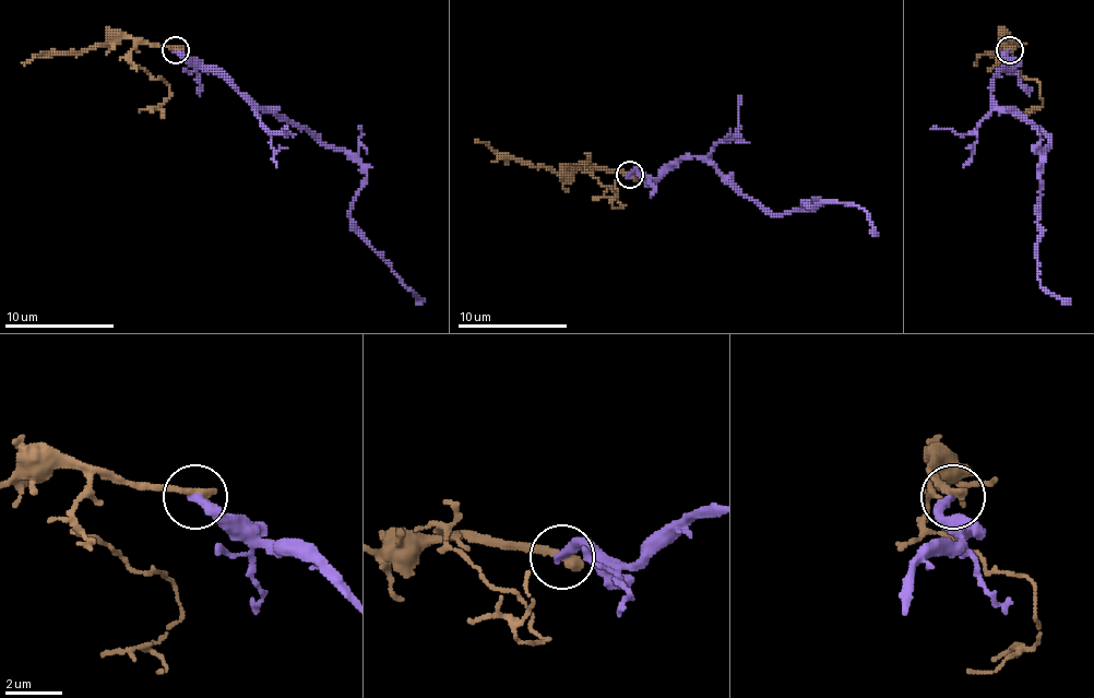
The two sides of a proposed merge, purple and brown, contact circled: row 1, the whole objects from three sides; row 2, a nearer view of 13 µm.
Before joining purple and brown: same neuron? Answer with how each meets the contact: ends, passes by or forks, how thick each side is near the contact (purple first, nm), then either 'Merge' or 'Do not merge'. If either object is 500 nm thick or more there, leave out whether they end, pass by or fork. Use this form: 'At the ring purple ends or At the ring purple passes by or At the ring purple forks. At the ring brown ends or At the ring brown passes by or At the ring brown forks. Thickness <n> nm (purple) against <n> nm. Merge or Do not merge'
At the ring purple ends. At the ring brown ends. Thickness 340 nm (purple) against 360 nm. Do not merge

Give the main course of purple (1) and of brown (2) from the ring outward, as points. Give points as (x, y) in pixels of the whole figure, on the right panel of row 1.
1: (1010, 49), (1012, 66), (994, 79), (990, 96), (1048, 140), (1037, 280), (1070, 304)
2: (1010, 49), (1005, 44), (999, 51), (1001, 62), (1039, 85), (1039, 107), (1023, 118), (1015, 115)

